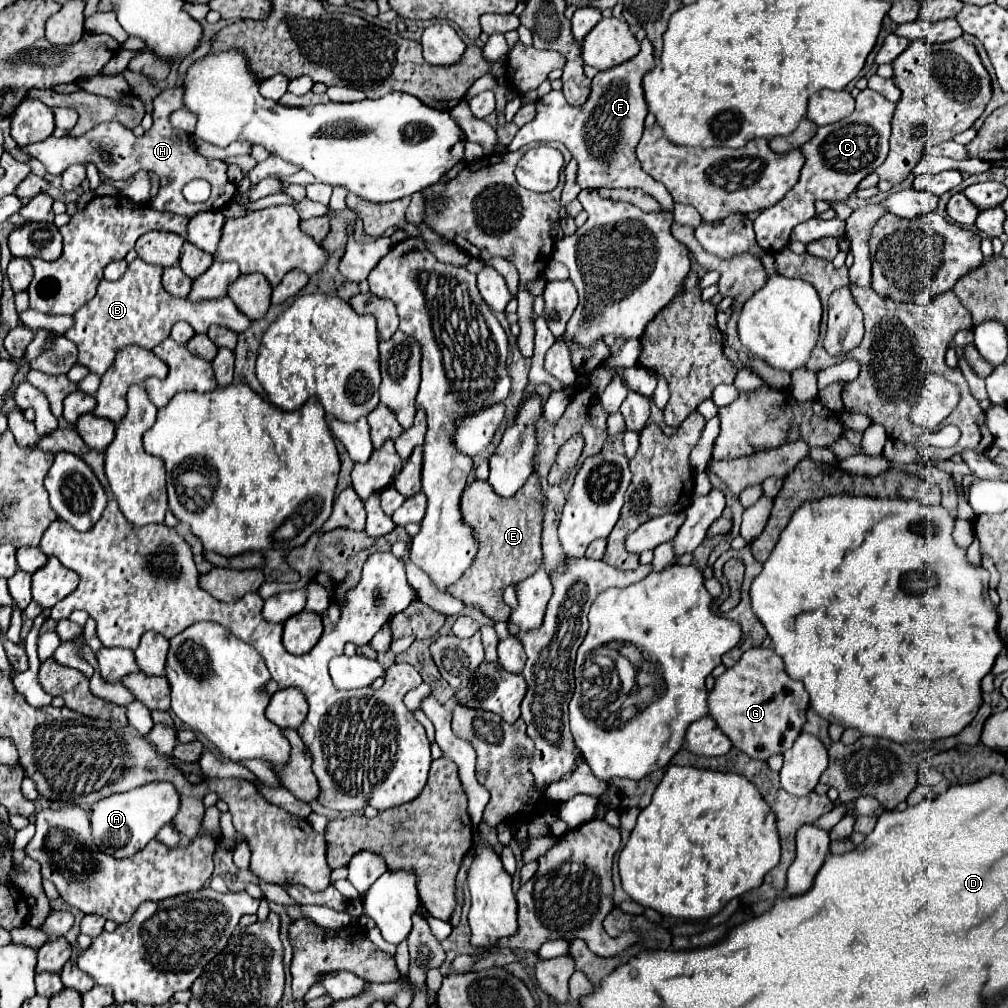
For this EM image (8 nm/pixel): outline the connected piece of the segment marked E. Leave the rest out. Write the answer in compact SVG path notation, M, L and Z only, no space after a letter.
M532 473L526 485L514 497L496 495L492 485L484 481L474 481L468 485L462 493L462 515L466 517L468 525L474 525L480 551L474 561L476 565L462 575L462 581L452 585L450 593L468 605L482 607L484 615L492 617L494 621L508 621L512 609L504 603L504 587L524 581L542 565L540 535L544 509L546 499L538 473Z

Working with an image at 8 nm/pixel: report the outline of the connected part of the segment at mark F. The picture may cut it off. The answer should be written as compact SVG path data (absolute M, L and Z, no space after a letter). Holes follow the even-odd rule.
M650 39L642 41L642 49L630 61L616 65L612 69L600 71L592 79L592 93L584 105L568 105L561 90L551 90L538 99L538 113L534 121L524 125L512 143L510 151L518 151L528 143L550 143L560 141L578 161L578 185L582 189L632 189L638 187L652 195L662 211L672 211L674 201L668 189L654 181L646 171L642 171L636 157L636 145L644 131L644 119L648 115L646 101L642 97L642 77L654 67L654 45ZM546 99L546 103L544 103Z

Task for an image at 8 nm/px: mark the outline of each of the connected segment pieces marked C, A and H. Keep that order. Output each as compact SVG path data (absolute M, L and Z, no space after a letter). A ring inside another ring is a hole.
M872 89L860 91L856 97L856 111L834 123L834 125L824 125L818 129L818 133L802 145L802 155L806 159L798 183L784 195L782 201L778 201L772 207L766 207L760 211L760 215L754 219L754 231L758 245L766 249L768 253L778 253L782 251L788 241L792 229L814 217L814 203L818 199L824 201L846 201L858 187L858 183L876 171L888 155L888 139L890 139L890 121L894 115L896 105L890 103L886 97ZM826 197L846 197L846 199L826 199Z
M152 781L148 785L130 789L126 793L110 795L94 803L92 809L94 811L90 815L90 823L98 849L106 849L108 853L114 853L114 857L126 857L126 855L134 855L150 839L154 839L164 825L172 823L174 813L178 813L180 809L180 797L172 783Z
M174 87L174 89L166 89L162 91L156 99L154 99L154 125L150 127L150 131L144 133L142 139L134 139L132 131L118 125L118 123L102 123L98 127L94 127L90 133L82 135L82 137L48 137L40 143L34 145L26 145L22 147L24 153L36 157L38 161L42 161L42 165L46 167L46 171L50 175L62 175L70 165L74 163L96 163L98 171L104 173L108 179L128 179L132 175L136 175L138 171L152 171L160 177L160 189L158 195L150 201L152 209L160 209L160 211L172 211L184 217L190 217L192 213L198 211L220 211L224 205L228 205L234 195L238 193L238 187L234 183L228 181L226 177L226 163L218 161L218 159L206 159L200 157L198 153L194 153L188 147L188 135L186 133L178 133L178 129L170 129L168 117L174 109L182 107L182 87ZM100 151L112 151L112 159L114 163L110 167L106 167L100 159ZM194 179L206 179L212 185L212 195L208 201L204 203L188 203L182 195L182 187L188 181ZM182 209L198 209L198 211L182 211Z

